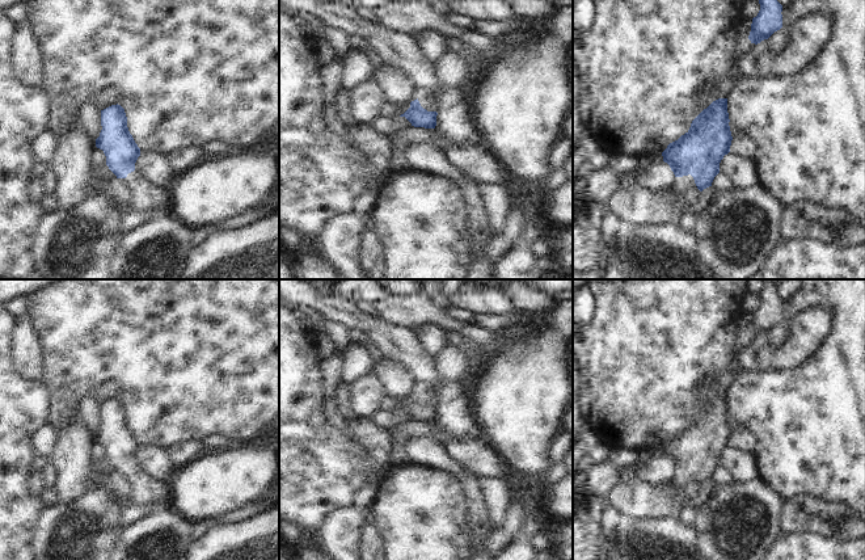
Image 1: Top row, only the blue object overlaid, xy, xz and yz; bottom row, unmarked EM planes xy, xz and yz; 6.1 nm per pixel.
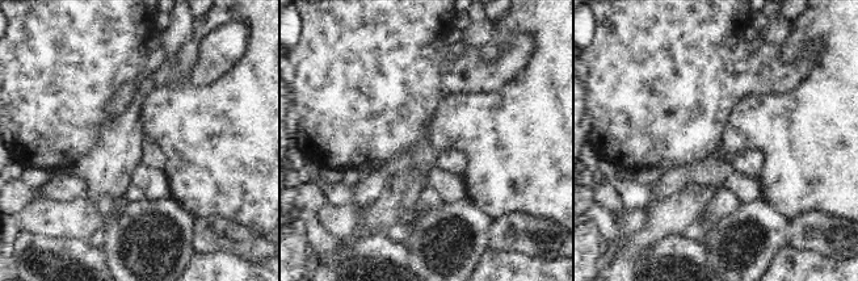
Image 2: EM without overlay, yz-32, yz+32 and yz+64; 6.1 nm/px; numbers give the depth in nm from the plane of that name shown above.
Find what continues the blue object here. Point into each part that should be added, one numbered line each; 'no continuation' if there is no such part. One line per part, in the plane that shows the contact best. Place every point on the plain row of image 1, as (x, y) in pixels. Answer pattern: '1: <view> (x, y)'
1: yz (682, 478)

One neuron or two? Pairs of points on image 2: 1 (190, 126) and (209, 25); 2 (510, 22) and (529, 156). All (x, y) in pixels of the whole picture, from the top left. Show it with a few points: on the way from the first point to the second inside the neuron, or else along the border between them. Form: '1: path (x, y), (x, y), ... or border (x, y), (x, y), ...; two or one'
1: path (185, 101), (185, 59), (190, 50); one
2: path (543, 43), (543, 118); one

